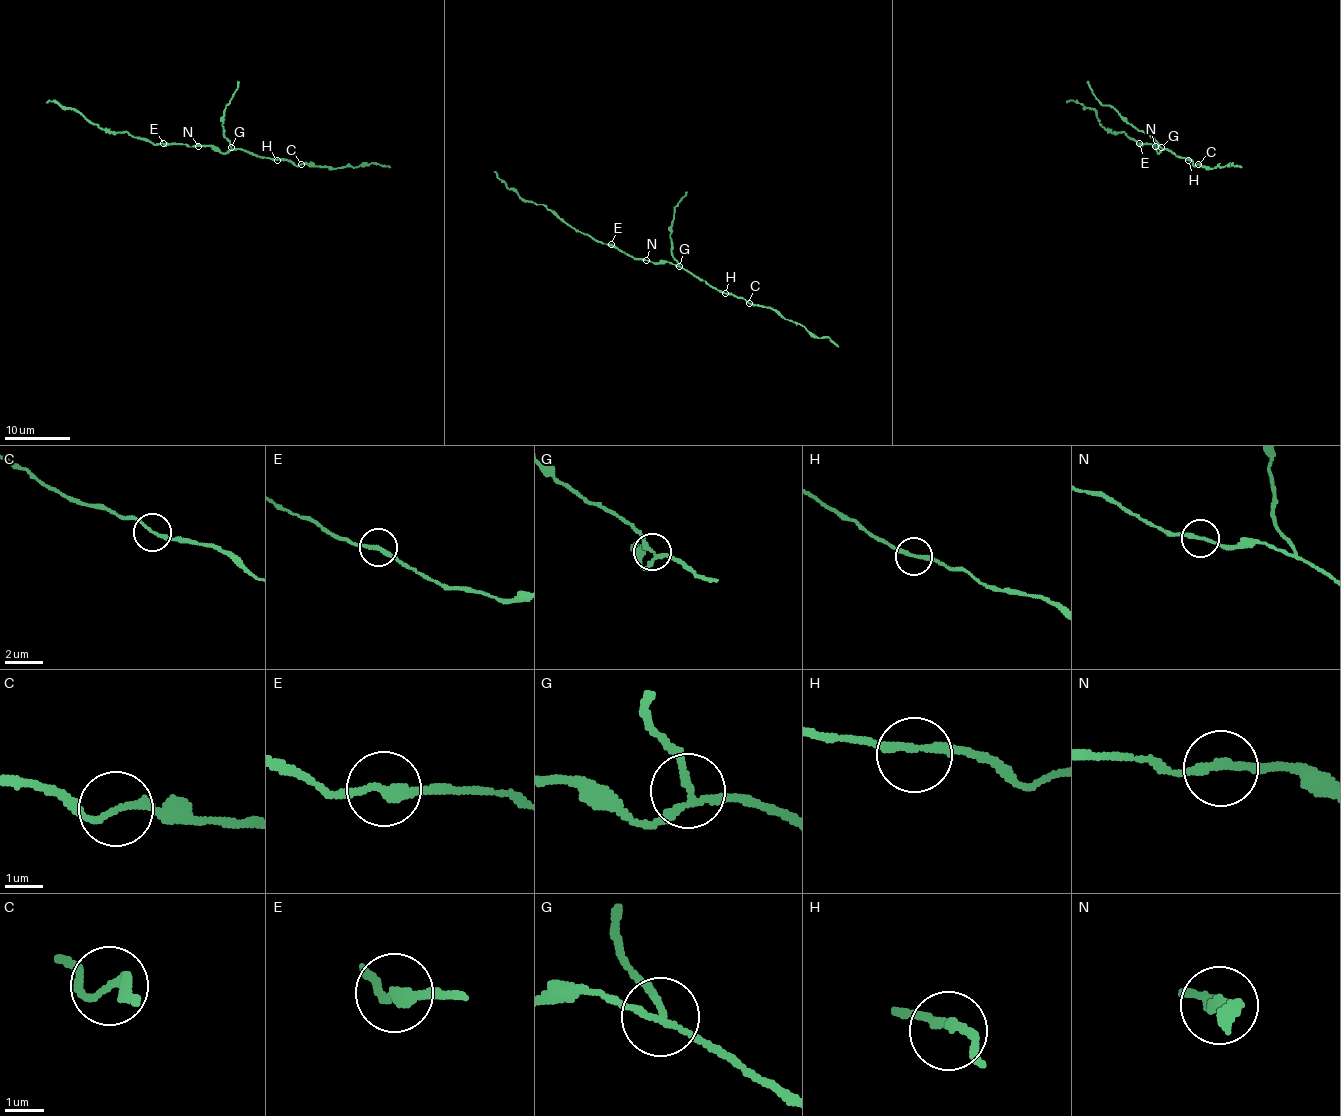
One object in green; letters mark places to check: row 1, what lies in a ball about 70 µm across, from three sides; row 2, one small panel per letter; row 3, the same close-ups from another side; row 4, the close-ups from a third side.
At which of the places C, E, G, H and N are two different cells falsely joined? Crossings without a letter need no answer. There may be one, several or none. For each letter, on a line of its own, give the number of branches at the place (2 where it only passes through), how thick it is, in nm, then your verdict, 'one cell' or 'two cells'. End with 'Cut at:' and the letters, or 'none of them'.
C: branches 2; calibre 150 nm; one cell
E: branches 2; calibre 240 nm; two cells
G: branches 3; calibre 150 nm; two cells
H: branches 2; calibre 200 nm; one cell
N: branches 2; calibre 200 nm; one cell
Cut at: E, G

